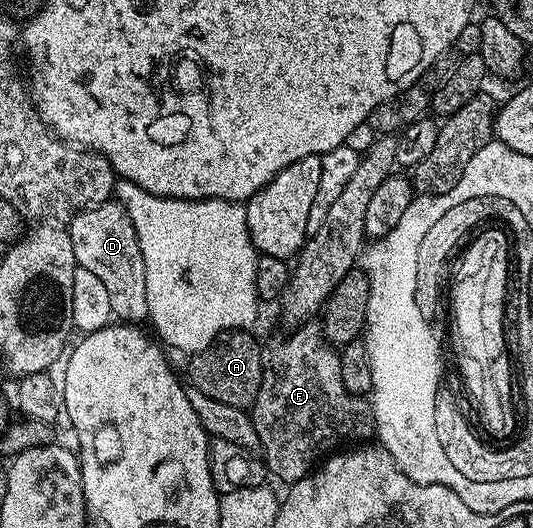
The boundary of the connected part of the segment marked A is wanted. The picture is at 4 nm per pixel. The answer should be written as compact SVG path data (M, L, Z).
M230 333L213 347L191 358L189 386L195 387L204 397L222 401L224 405L253 408L262 384L262 347L250 333Z

